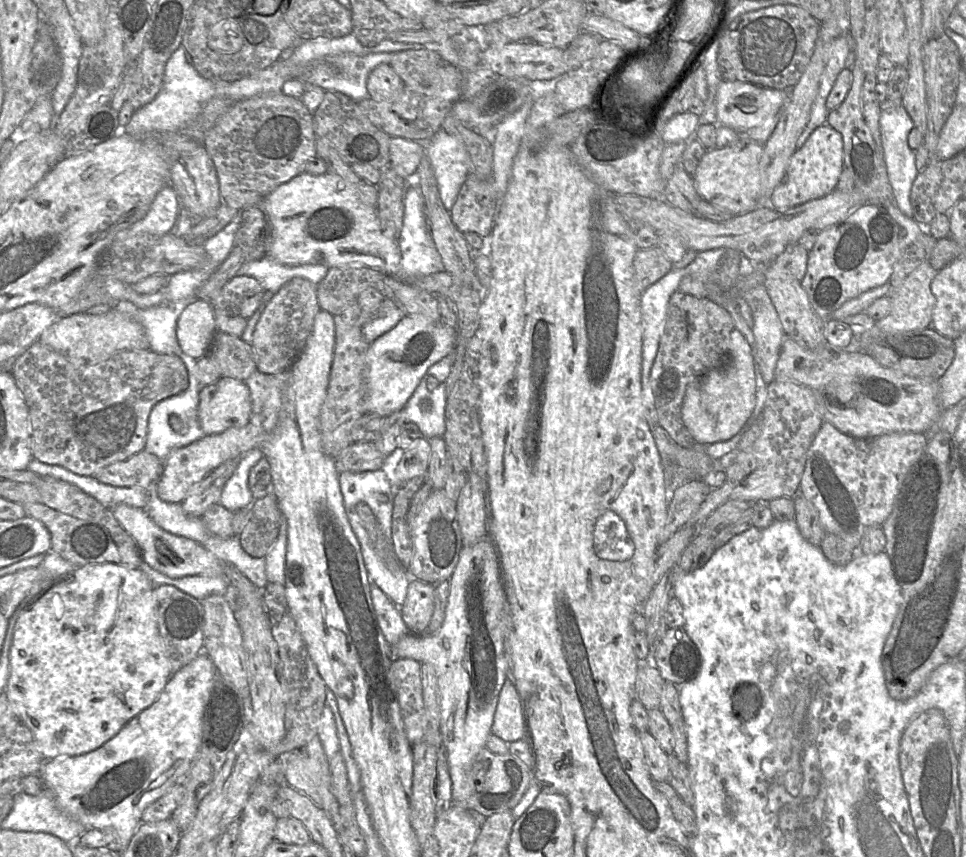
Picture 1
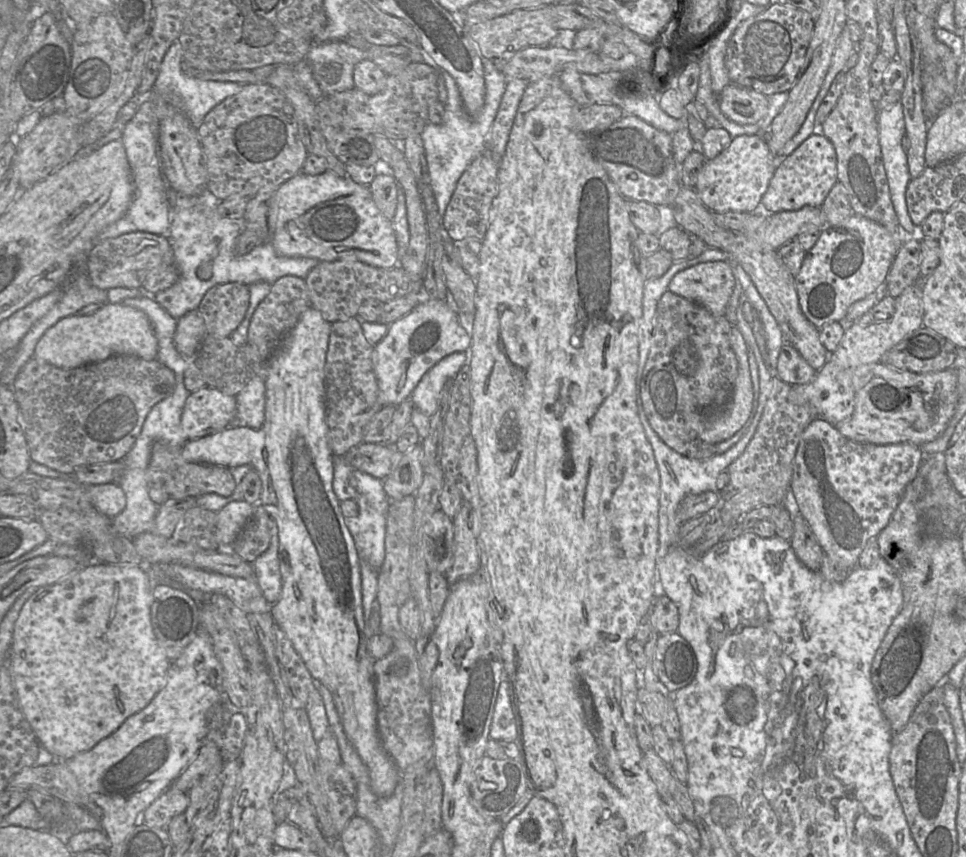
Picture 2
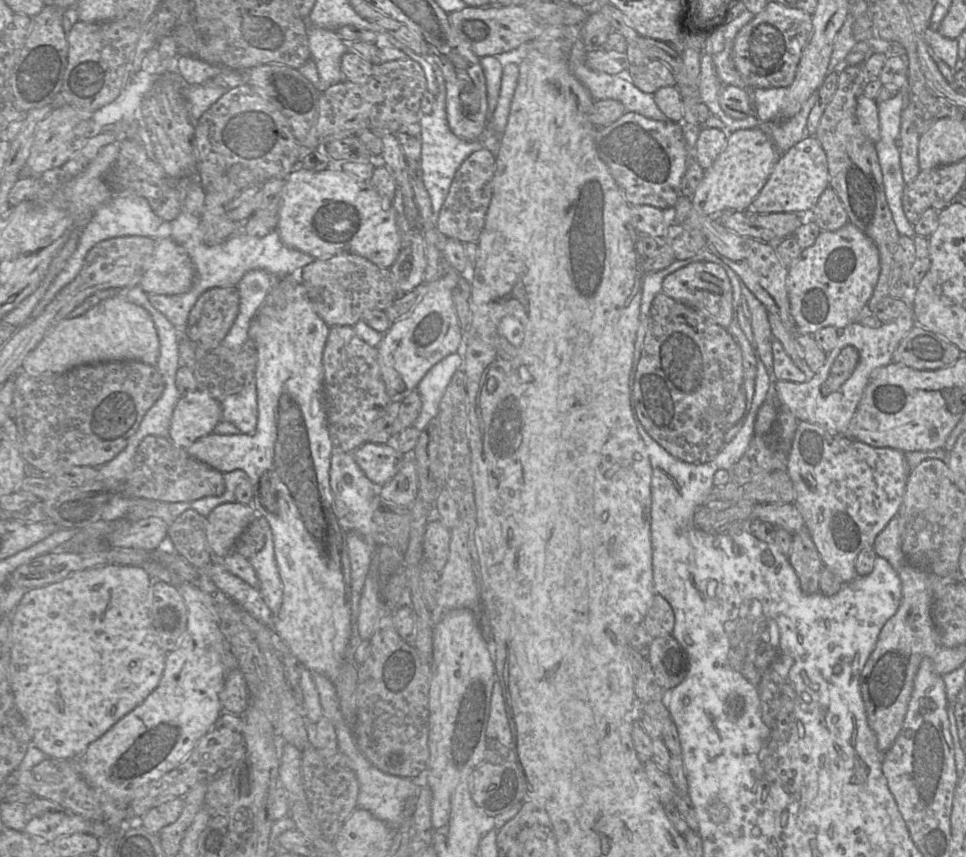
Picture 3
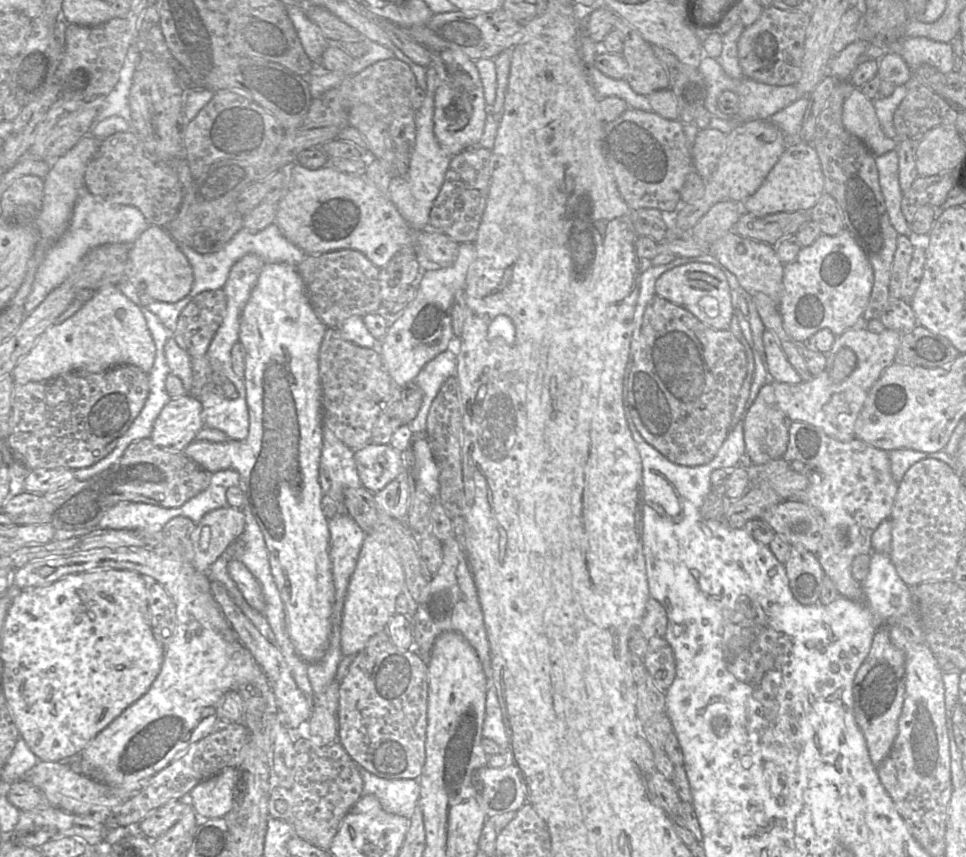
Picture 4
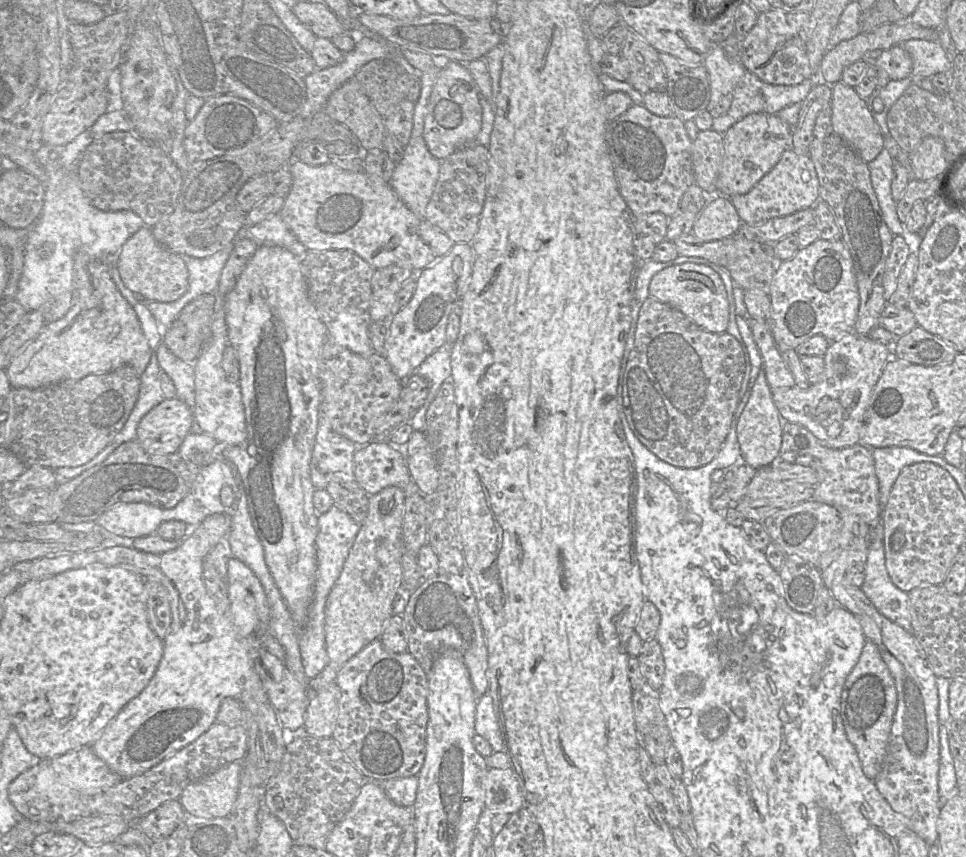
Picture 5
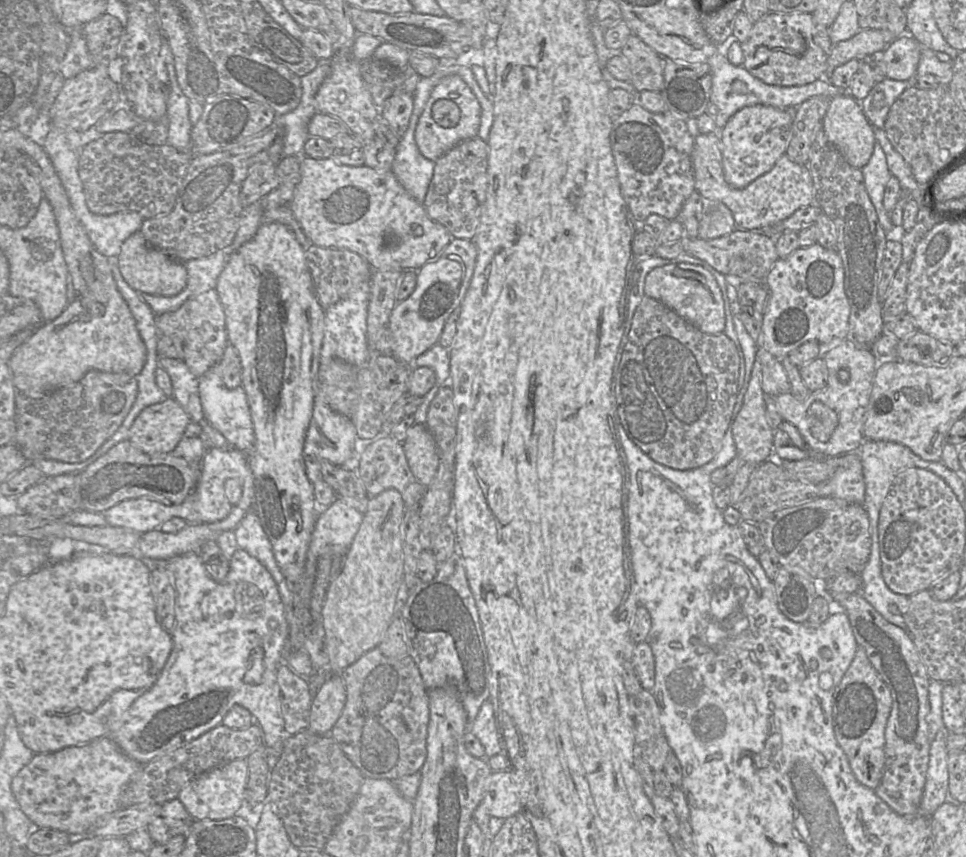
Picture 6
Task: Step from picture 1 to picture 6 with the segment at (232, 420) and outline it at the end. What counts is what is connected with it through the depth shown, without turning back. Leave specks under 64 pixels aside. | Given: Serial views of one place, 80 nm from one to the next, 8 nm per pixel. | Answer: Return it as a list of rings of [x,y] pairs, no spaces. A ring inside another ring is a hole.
[[[173,398],[144,408],[134,420],[128,440],[149,455],[169,455],[184,437],[189,415]]]

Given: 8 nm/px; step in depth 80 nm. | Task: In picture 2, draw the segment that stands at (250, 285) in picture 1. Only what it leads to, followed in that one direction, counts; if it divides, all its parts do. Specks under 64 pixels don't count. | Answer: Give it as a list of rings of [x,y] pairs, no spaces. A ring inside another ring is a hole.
[[[224,283],[209,289],[197,308],[203,317],[207,336],[229,337],[242,322],[249,300],[246,284]]]

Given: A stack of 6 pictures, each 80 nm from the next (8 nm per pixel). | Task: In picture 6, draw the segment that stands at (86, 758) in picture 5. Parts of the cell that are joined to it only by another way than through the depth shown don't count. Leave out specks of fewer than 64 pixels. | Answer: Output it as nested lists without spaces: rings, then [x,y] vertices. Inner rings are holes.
[[[103,736],[83,746],[35,754],[13,778],[11,788],[21,810],[37,827],[60,830],[68,835],[88,835],[99,819],[120,809],[121,790],[141,767],[121,750],[111,736]]]

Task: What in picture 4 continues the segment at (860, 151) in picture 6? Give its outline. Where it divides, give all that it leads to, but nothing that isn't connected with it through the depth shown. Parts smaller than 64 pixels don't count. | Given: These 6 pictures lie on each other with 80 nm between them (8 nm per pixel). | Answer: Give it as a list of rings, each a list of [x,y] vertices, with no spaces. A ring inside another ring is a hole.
[[[850,87],[848,96],[843,104],[842,122],[846,130],[858,137],[874,157],[885,154],[888,151],[896,150],[896,141],[885,136],[880,126],[878,117],[875,112],[873,100],[867,98],[860,88]]]

